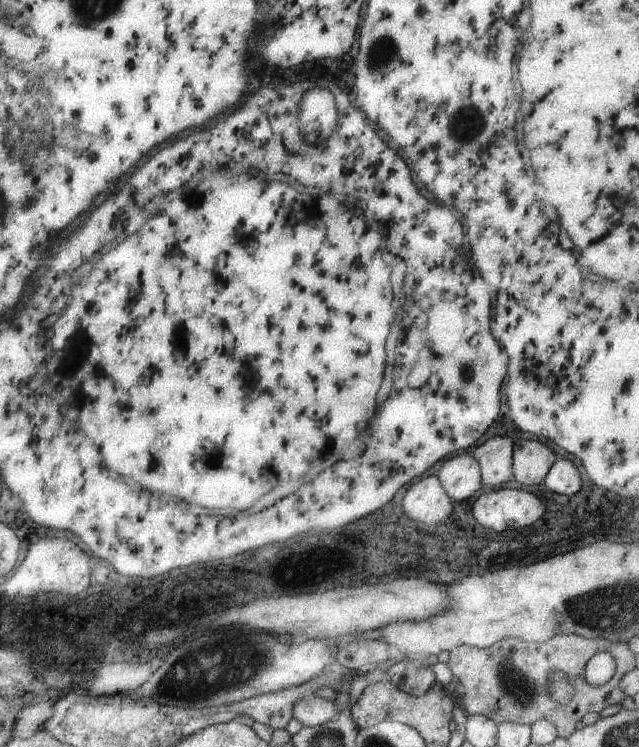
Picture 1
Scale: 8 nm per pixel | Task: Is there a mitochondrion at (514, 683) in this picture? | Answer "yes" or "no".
yes

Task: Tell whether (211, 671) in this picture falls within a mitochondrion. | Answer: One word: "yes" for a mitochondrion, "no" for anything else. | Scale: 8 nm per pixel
yes

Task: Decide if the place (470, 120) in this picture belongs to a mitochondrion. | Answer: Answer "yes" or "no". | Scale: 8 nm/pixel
yes

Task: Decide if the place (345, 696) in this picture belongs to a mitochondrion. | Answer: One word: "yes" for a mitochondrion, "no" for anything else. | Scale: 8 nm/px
no

